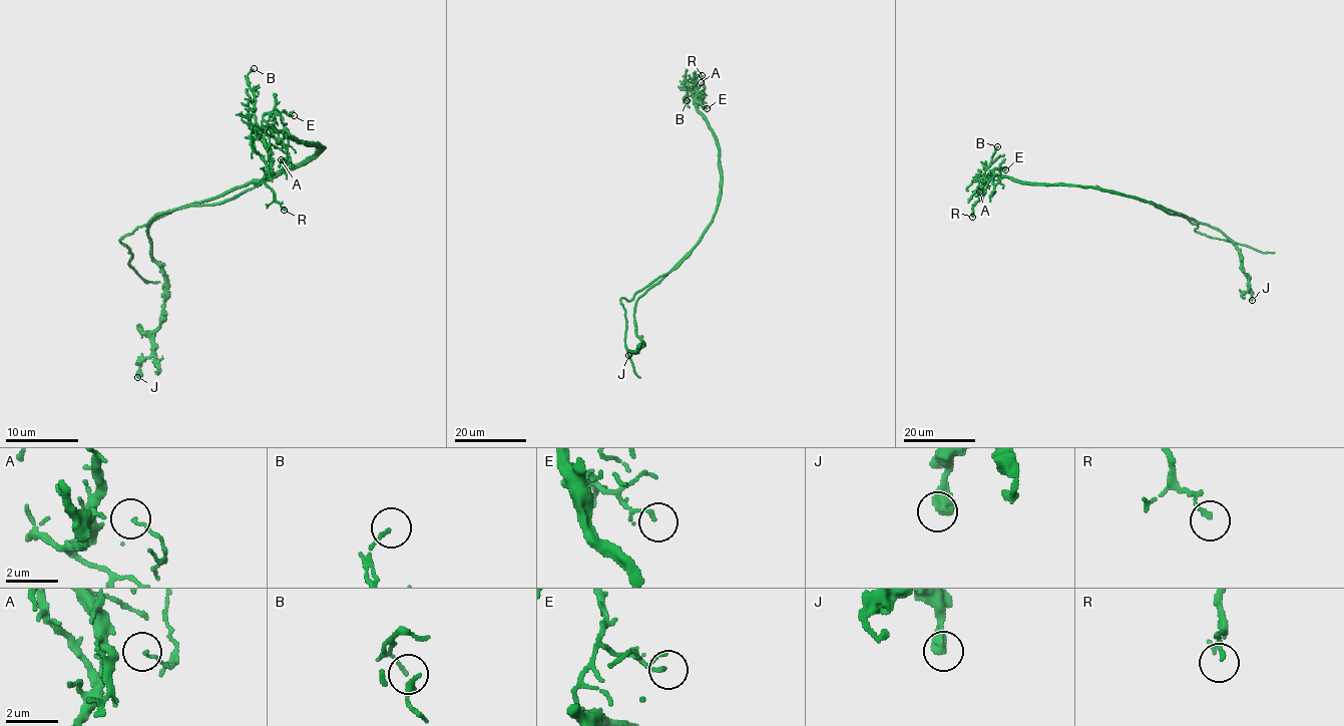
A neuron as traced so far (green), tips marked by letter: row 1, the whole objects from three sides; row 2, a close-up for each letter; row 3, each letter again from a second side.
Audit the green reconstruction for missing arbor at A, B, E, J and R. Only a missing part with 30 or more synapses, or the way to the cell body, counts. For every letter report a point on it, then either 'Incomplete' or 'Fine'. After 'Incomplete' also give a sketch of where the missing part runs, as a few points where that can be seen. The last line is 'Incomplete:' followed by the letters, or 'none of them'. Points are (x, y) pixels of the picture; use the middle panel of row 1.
A: Place: (701, 82). Fine
B: Place: (687, 100). Fine
E: Place: (707, 108). Fine
J: Place: (628, 355). Fine
R: Place: (702, 75). Fine
Incomplete: none of them

